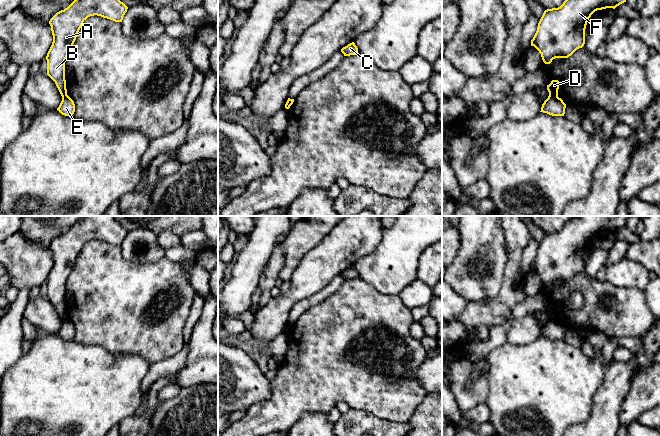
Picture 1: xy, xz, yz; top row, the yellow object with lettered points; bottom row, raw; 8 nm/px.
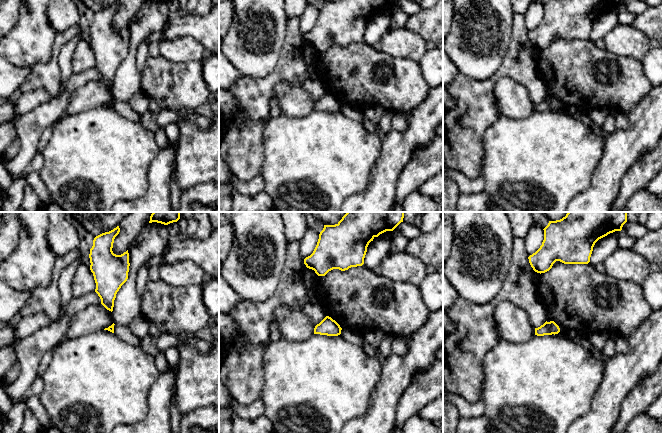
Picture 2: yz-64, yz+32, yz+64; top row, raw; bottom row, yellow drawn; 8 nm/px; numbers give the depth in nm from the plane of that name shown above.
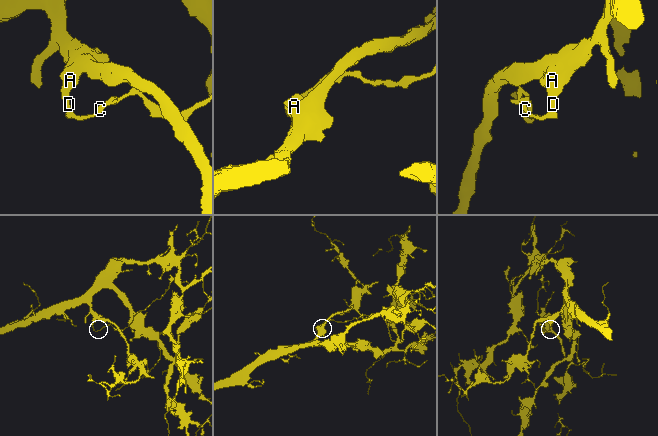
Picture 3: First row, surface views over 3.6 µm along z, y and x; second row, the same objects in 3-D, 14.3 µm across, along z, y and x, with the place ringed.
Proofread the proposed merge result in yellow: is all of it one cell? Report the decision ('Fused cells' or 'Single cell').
Fused cells

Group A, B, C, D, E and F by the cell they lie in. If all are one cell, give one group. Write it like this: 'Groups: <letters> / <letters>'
Groups: A B D F / C E

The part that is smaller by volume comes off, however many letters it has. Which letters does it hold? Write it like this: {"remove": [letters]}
{"remove": ["C", "E"]}

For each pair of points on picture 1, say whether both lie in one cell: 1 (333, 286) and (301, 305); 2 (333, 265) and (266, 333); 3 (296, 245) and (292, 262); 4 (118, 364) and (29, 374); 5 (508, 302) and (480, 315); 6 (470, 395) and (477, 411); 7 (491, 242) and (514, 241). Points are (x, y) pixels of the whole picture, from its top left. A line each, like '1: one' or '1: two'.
1: one
2: one
3: one
4: one
5: one
6: two
7: two

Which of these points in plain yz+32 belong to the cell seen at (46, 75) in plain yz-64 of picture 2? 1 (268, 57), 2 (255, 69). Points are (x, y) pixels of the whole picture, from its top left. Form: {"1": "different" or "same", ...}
{"1": "different", "2": "different"}

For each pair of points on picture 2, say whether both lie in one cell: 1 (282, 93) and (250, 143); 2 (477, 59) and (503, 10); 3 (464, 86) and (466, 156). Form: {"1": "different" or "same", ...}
{"1": "different", "2": "same", "3": "same"}

